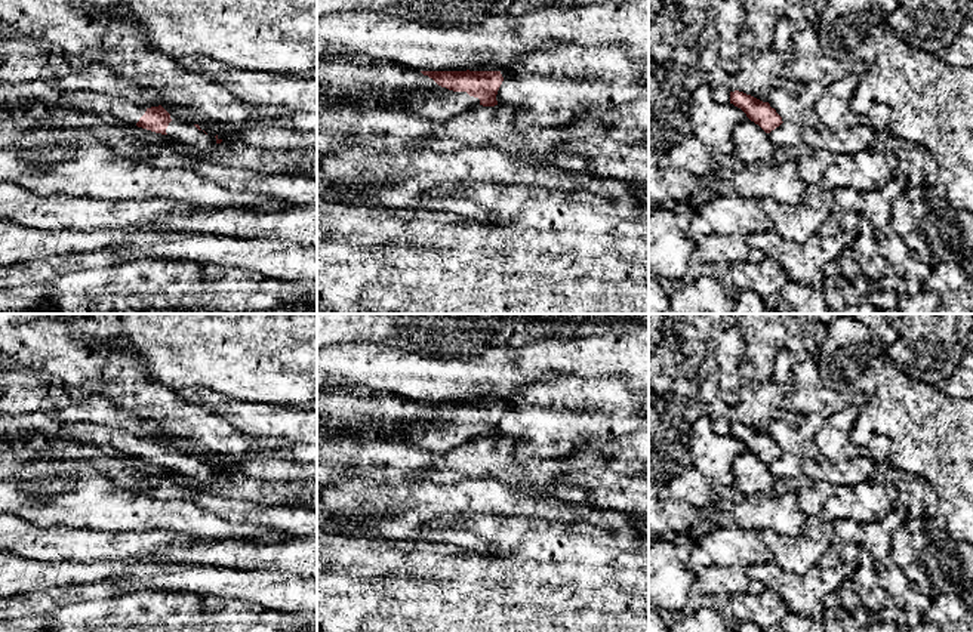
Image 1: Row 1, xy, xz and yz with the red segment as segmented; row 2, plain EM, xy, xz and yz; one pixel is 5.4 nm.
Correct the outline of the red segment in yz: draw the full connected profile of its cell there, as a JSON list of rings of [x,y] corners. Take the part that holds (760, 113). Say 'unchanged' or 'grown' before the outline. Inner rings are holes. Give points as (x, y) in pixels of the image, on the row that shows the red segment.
unchanged | [[[730,92],[730,104],[740,108],[746,117],[758,124],[766,133],[770,133],[783,123],[782,117],[769,102],[763,102],[743,92]]]

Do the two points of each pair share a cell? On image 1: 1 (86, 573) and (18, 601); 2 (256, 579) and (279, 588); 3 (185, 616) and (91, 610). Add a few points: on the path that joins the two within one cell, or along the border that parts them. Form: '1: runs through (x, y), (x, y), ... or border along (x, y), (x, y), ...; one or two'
1: border along (33, 592), (15, 595); two
2: runs through (262, 585), (273, 588); one
3: runs through (162, 616), (114, 614); one

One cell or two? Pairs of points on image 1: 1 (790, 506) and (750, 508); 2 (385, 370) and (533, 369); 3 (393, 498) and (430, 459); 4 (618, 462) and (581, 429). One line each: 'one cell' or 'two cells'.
1: one cell
2: one cell
3: two cells
4: two cells

